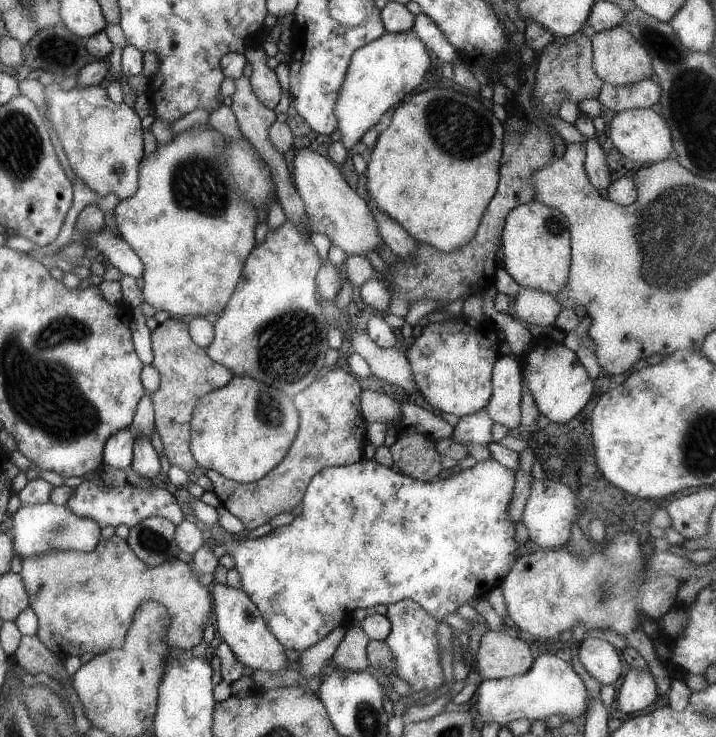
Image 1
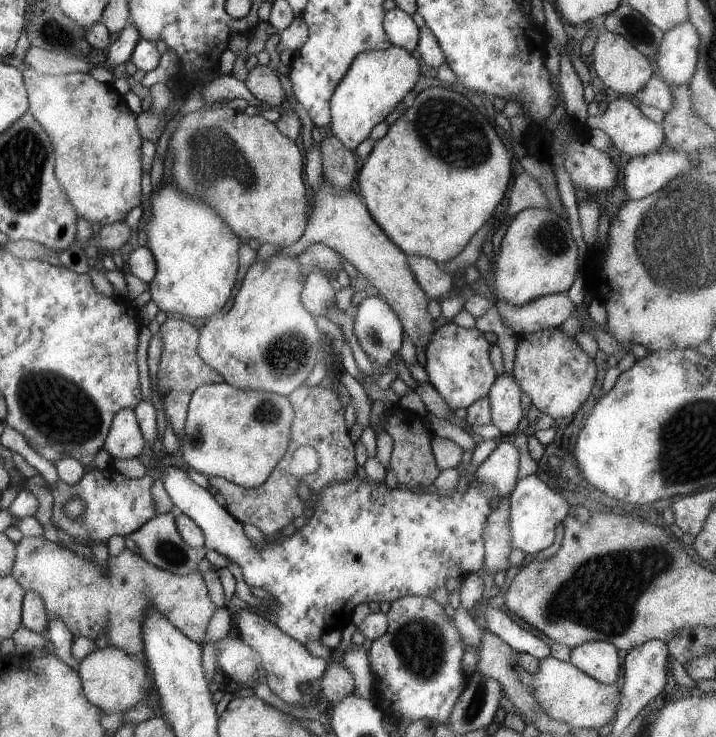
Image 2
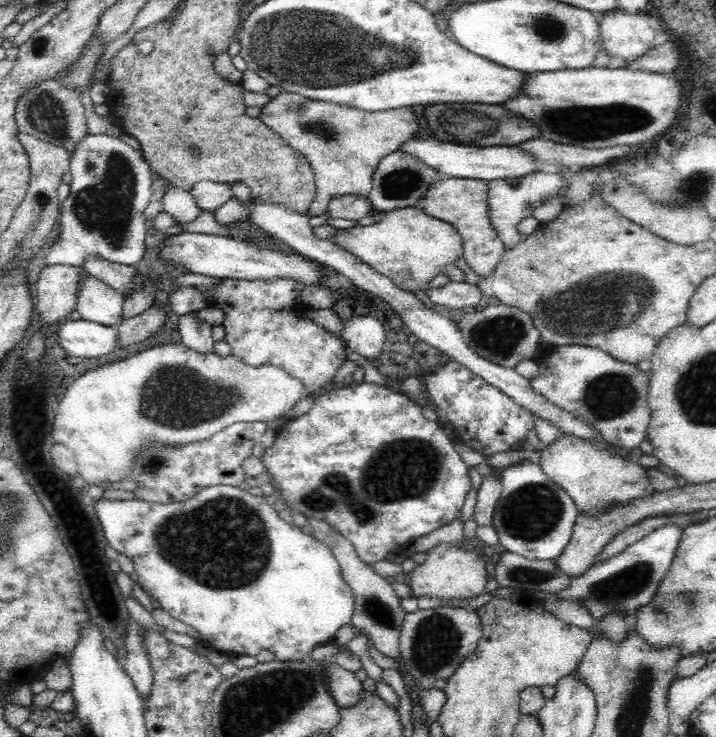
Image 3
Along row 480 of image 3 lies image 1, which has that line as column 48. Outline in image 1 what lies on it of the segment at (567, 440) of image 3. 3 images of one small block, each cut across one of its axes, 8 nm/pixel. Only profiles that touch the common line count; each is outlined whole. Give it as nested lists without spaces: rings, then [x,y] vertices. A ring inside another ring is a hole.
[[[112,535],[110,538],[100,538],[99,542],[95,545],[95,548],[88,553],[80,553],[77,551],[47,551],[45,553],[39,553],[33,557],[29,557],[21,560],[21,570],[20,577],[22,578],[22,583],[24,589],[26,590],[29,604],[31,610],[35,613],[35,616],[38,620],[36,637],[49,649],[49,652],[52,652],[56,657],[61,660],[65,660],[70,656],[80,656],[83,652],[91,652],[91,654],[99,654],[109,649],[118,649],[120,646],[123,646],[124,638],[126,632],[128,631],[129,625],[132,621],[132,614],[135,612],[136,606],[139,606],[140,602],[144,600],[154,600],[162,604],[167,612],[170,614],[170,625],[167,627],[166,636],[164,641],[167,643],[167,646],[171,650],[176,649],[185,649],[190,651],[196,644],[201,642],[203,624],[209,619],[213,621],[212,612],[212,598],[210,597],[209,588],[205,588],[198,584],[195,575],[191,570],[189,570],[187,563],[183,563],[175,558],[167,559],[162,563],[159,563],[157,566],[148,567],[145,566],[140,560],[139,557],[136,557],[131,549],[126,545],[126,540],[121,539],[119,536]]]

